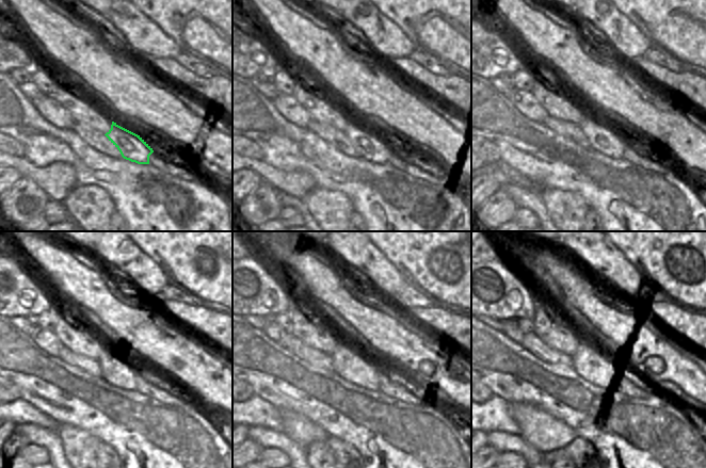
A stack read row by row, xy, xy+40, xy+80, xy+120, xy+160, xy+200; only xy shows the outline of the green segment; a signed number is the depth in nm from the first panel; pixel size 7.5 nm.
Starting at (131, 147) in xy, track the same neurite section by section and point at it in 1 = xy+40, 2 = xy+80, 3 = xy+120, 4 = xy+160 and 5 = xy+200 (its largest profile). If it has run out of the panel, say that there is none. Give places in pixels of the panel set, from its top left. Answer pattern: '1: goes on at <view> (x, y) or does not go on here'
1: goes on at xy+40 (370, 145)
2: goes on at xy+80 (603, 139)
3: goes on at xy+120 (117, 370)
4: goes on at xy+160 (349, 362)
5: goes on at xy+200 (591, 361)

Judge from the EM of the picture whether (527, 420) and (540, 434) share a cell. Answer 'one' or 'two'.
one

